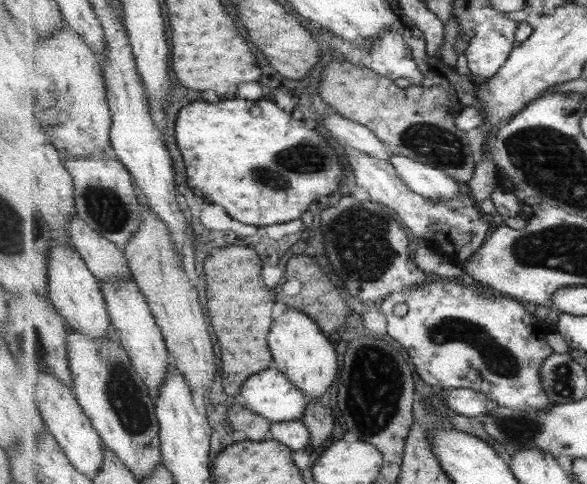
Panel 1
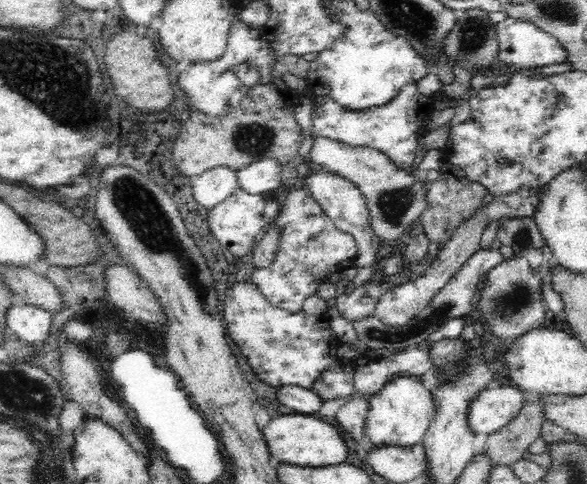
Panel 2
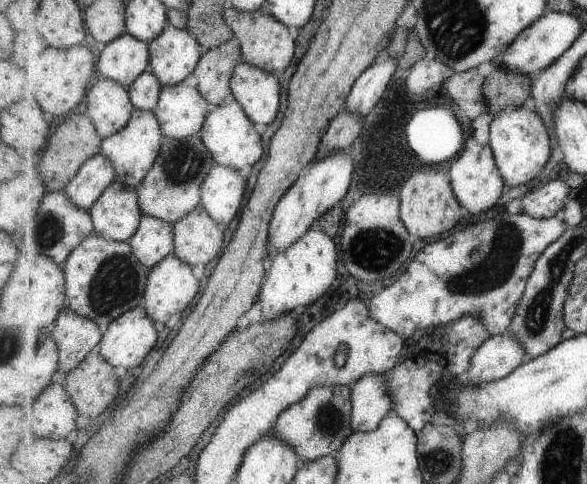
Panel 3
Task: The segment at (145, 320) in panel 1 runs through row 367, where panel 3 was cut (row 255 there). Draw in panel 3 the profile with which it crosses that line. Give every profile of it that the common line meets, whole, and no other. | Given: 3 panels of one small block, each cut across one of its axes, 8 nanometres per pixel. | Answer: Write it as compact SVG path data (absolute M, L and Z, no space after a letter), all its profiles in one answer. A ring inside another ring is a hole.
M143 215L136 235L128 241L136 260L150 270L174 255L173 224Z

